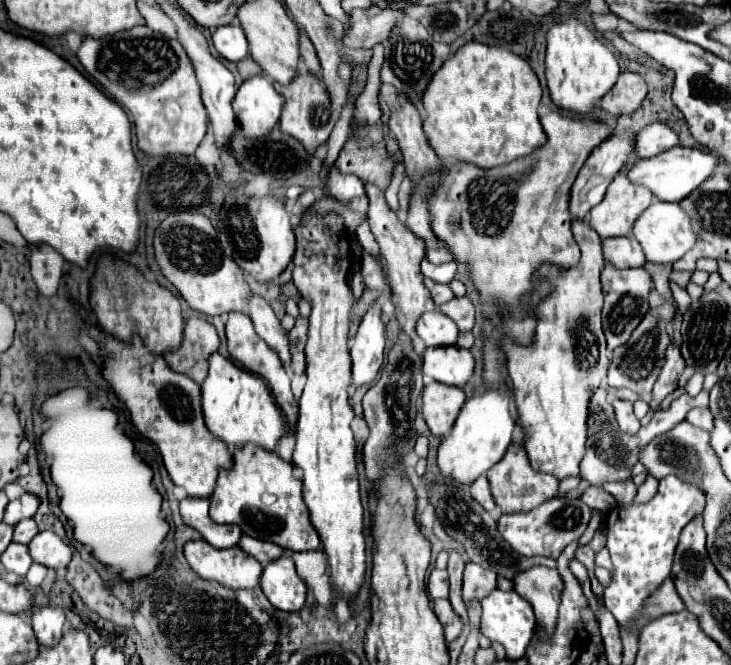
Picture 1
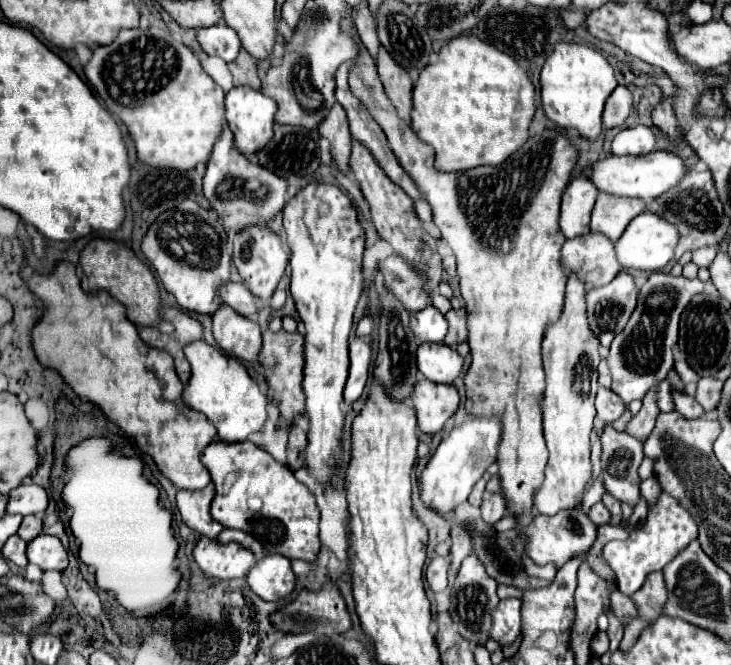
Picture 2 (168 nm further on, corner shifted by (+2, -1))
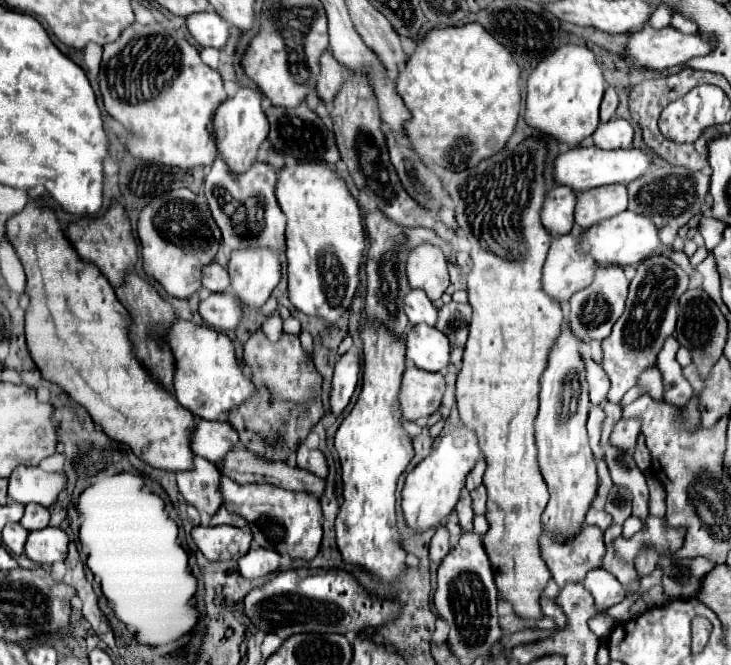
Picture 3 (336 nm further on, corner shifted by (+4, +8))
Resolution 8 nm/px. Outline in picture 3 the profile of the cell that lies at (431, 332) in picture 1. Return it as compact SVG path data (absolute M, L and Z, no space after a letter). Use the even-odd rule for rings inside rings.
M411 289L407 293L405 313L413 325L417 325L417 323L435 325L437 323L437 309L433 307L433 303L425 295L425 291L419 291L419 289Z

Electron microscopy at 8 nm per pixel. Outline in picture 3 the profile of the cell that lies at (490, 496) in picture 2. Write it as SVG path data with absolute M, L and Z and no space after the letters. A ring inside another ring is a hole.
M485 485L473 489L473 491L471 491L471 499L473 499L473 511L475 511L477 515L485 515L485 501L487 501Z

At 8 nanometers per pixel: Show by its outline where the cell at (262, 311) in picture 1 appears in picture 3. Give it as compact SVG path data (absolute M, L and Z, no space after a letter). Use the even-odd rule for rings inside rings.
M209 263L207 267L203 267L203 277L201 277L201 285L207 291L227 291L229 287L229 273L225 267L221 267L219 263Z

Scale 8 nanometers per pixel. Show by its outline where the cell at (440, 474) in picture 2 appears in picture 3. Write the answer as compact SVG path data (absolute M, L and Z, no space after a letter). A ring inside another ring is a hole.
M459 427L453 433L445 435L441 443L433 449L429 457L425 457L405 479L401 491L401 509L405 517L405 525L413 533L423 533L441 523L457 505L459 491L463 487L465 475L471 471L479 457L481 449L477 445L477 437L471 429Z

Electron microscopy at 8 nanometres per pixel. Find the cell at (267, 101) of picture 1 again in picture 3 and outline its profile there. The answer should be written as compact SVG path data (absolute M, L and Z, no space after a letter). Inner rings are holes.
M243 87L235 93L235 97L221 103L213 119L213 131L215 131L217 151L221 159L231 167L231 171L235 173L247 171L247 167L251 167L257 161L257 151L269 133L269 121L261 109L261 93Z

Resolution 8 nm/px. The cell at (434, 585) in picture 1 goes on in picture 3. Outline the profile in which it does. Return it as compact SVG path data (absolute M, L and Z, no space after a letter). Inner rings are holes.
M439 527L431 539L431 545L429 545L429 557L433 563L441 563L443 557L449 553L451 549L451 535L447 531L447 527Z

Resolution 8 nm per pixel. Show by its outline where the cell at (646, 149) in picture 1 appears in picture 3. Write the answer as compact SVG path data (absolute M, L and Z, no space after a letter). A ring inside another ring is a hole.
M611 119L607 123L599 123L591 137L599 149L627 149L633 143L633 125L625 119Z

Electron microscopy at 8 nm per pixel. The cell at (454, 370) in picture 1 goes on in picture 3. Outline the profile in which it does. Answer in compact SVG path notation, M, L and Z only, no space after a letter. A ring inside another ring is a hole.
M413 325L407 335L407 359L423 371L445 371L449 365L447 337L429 325Z

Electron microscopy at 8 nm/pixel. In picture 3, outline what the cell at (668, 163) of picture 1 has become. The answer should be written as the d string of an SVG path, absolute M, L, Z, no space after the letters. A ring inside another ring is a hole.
M595 145L591 147L575 147L565 153L559 153L555 157L555 167L553 167L553 179L557 185L567 185L575 193L589 191L601 185L611 185L611 183L631 183L639 175L643 175L651 167L651 155L645 149L613 149L613 151L603 151Z

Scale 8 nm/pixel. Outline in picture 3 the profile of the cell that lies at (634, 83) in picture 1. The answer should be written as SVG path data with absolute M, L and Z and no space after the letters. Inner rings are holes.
M607 87L605 89L605 97L603 97L603 103L601 103L601 121L609 121L613 115L615 115L615 109L617 109L617 91L613 87Z

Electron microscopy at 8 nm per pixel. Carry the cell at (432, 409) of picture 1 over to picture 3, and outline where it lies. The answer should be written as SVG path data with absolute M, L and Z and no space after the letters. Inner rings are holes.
M407 367L399 391L399 407L407 421L417 421L435 413L445 393L445 377L417 367Z

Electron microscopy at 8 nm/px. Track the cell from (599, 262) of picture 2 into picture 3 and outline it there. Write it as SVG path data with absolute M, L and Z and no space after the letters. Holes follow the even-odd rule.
M571 233L563 235L551 243L543 267L543 291L557 303L565 303L573 293L591 285L595 265L589 255L577 253Z

